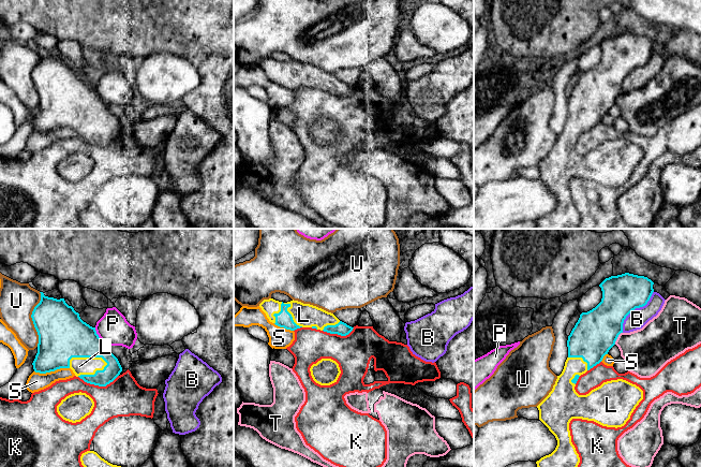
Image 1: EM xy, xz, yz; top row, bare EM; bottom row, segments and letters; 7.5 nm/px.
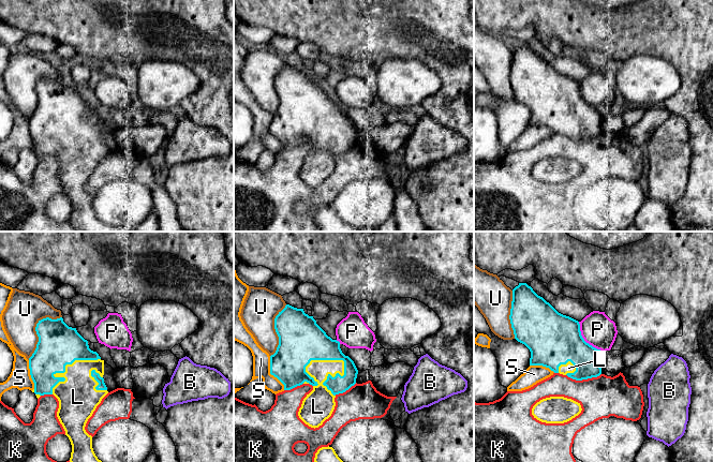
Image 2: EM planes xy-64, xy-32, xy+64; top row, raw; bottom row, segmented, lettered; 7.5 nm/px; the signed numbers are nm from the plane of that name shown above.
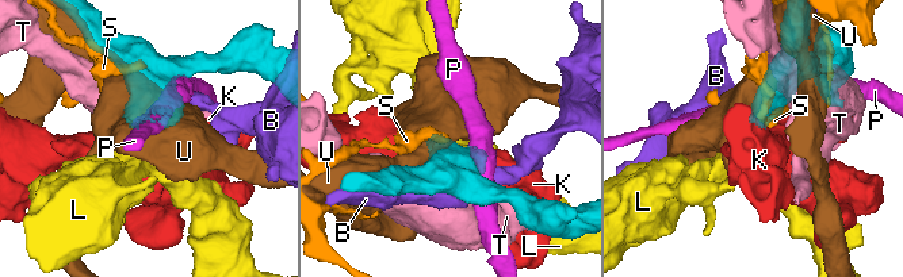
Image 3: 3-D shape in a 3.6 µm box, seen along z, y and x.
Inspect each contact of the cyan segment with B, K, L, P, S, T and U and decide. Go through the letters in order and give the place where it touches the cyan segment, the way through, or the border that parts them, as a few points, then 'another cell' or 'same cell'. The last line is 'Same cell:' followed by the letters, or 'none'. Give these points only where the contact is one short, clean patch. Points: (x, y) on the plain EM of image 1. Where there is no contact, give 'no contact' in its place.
B: yz (635, 68) | another cell
K: xy (98, 144) | another cell
L: xy (88, 116) | same cell
P: xy (99, 97) | another cell
S: xy (51, 130) | another cell
T: yz (616, 98) | another cell
U: xy (32, 78) | another cell
Same cell: L

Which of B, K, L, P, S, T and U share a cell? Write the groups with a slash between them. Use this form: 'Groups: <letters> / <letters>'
Groups: B / K / L / P / S / T / U

